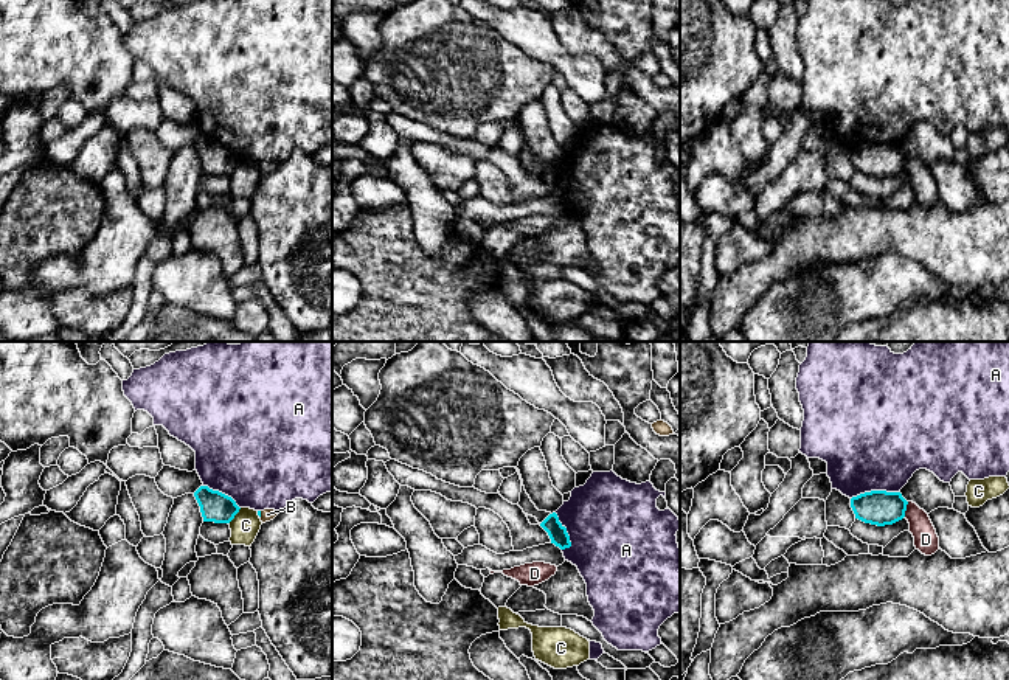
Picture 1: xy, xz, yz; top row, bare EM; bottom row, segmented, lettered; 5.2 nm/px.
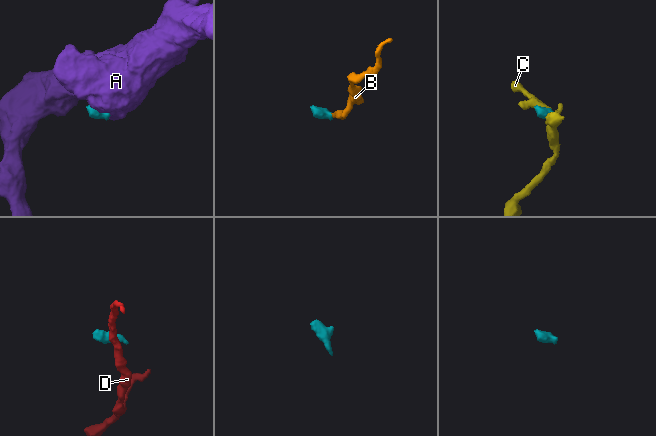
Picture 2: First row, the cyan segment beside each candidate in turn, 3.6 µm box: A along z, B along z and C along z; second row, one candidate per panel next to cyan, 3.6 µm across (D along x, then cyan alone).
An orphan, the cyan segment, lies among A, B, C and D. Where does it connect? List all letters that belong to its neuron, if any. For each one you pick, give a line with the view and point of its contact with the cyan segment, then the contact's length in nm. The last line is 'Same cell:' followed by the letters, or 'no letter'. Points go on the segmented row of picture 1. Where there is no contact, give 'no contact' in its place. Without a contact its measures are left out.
B: contact xy (260, 514); length 40 nm
Same cell: B

